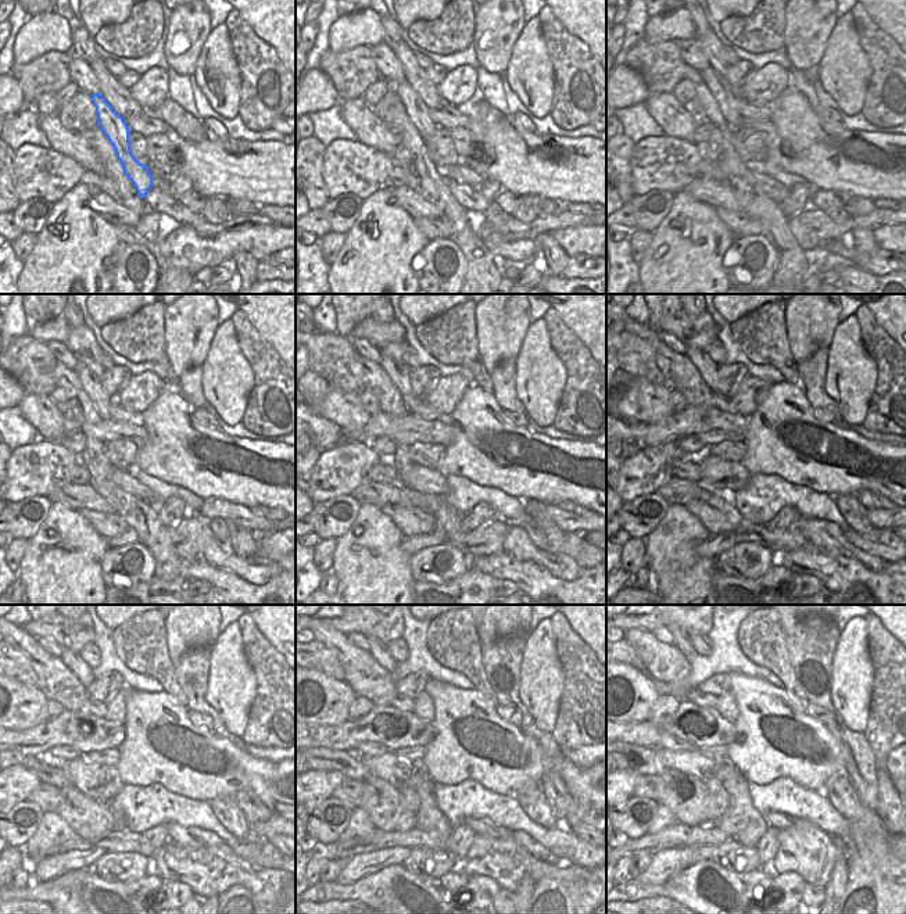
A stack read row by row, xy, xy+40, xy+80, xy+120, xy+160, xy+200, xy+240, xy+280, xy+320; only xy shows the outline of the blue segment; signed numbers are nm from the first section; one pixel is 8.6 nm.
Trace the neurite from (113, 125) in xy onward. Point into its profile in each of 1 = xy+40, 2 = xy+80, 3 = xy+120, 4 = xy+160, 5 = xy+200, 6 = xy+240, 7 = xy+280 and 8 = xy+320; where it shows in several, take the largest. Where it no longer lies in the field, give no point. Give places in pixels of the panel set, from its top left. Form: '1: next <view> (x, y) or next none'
1: next xy+40 (416, 111)
2: next xy+80 (719, 86)
3: next xy+120 (89, 380)
4: next xy+160 (400, 375)
5: next xy+200 (706, 366)
6: next xy+240 (74, 662)
7: next xy+280 (376, 649)
8: next xy+320 (681, 640)

